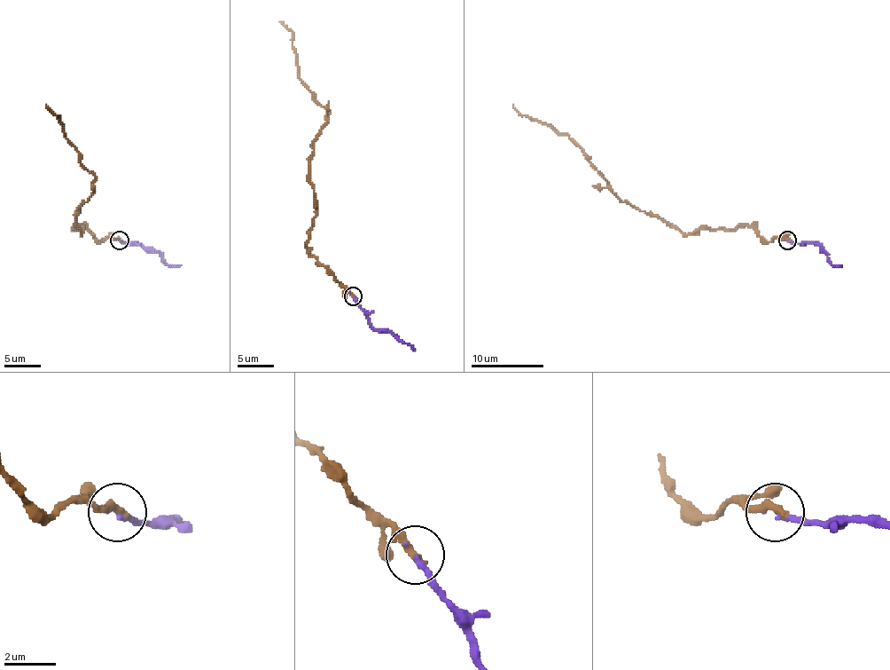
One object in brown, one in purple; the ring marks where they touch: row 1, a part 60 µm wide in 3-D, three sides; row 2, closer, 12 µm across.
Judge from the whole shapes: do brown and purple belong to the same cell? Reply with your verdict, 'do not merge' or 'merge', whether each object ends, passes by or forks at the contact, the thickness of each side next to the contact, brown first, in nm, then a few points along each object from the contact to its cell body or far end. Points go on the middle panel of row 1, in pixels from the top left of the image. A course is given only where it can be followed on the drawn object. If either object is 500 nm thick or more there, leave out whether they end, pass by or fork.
merge; brown ends; purple ends; calibres 360 and 180 nm; course brown (354, 296), (310, 253), (307, 240), (316, 208), (314, 141), (328, 112), (299, 77), (292, 32), (279, 21); course purple (354, 296), (375, 329), (387, 331), (415, 350)

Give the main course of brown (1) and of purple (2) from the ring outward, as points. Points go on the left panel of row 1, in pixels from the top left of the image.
1: (120, 240), (98, 241), (83, 227), (73, 229), (81, 227), (80, 234), (76, 218), (95, 177), (46, 104)
2: (120, 240), (123, 243), (138, 243), (142, 247), (154, 248), (168, 265), (181, 265)

